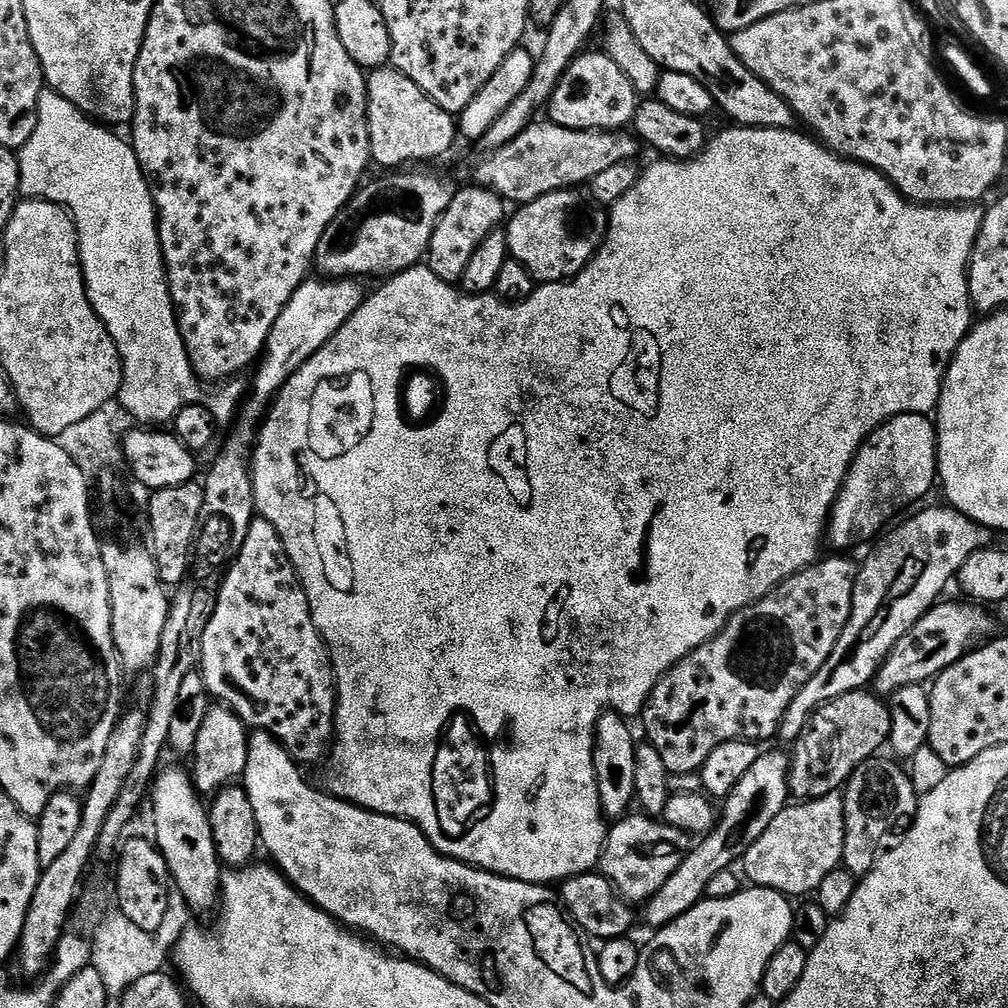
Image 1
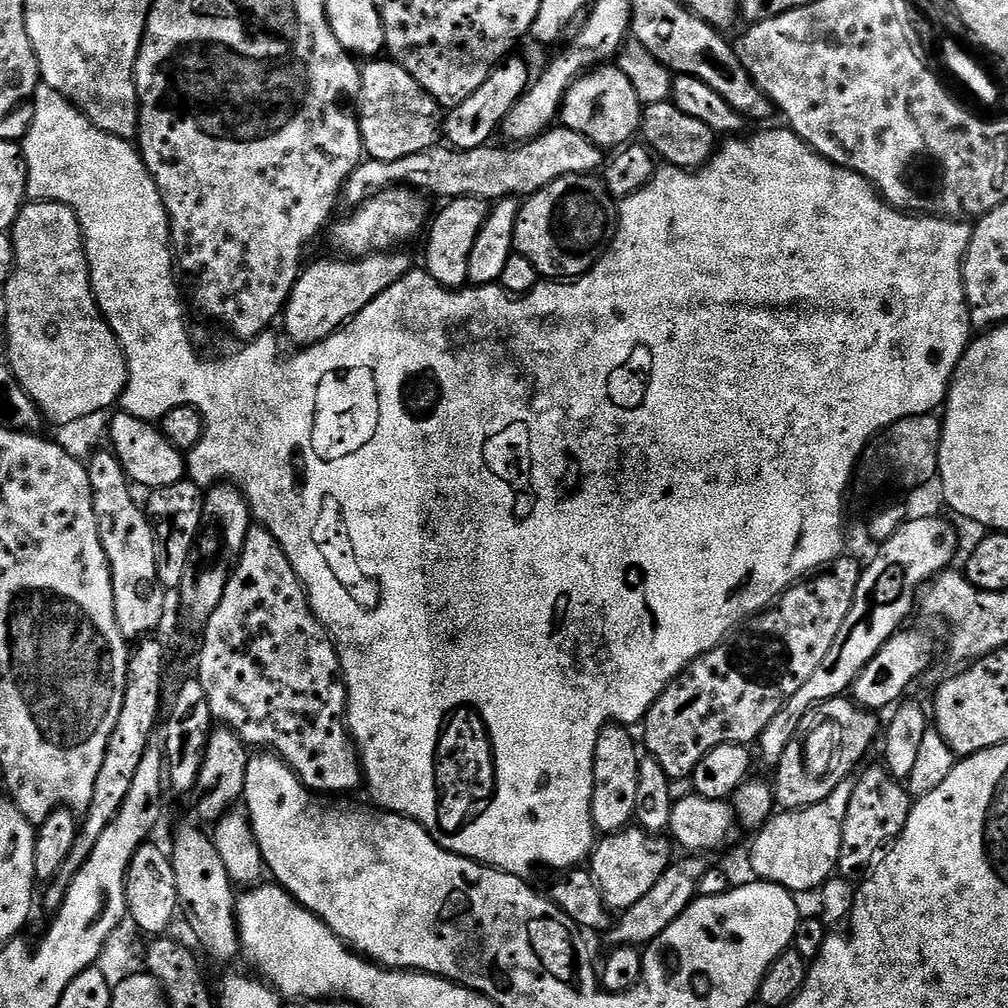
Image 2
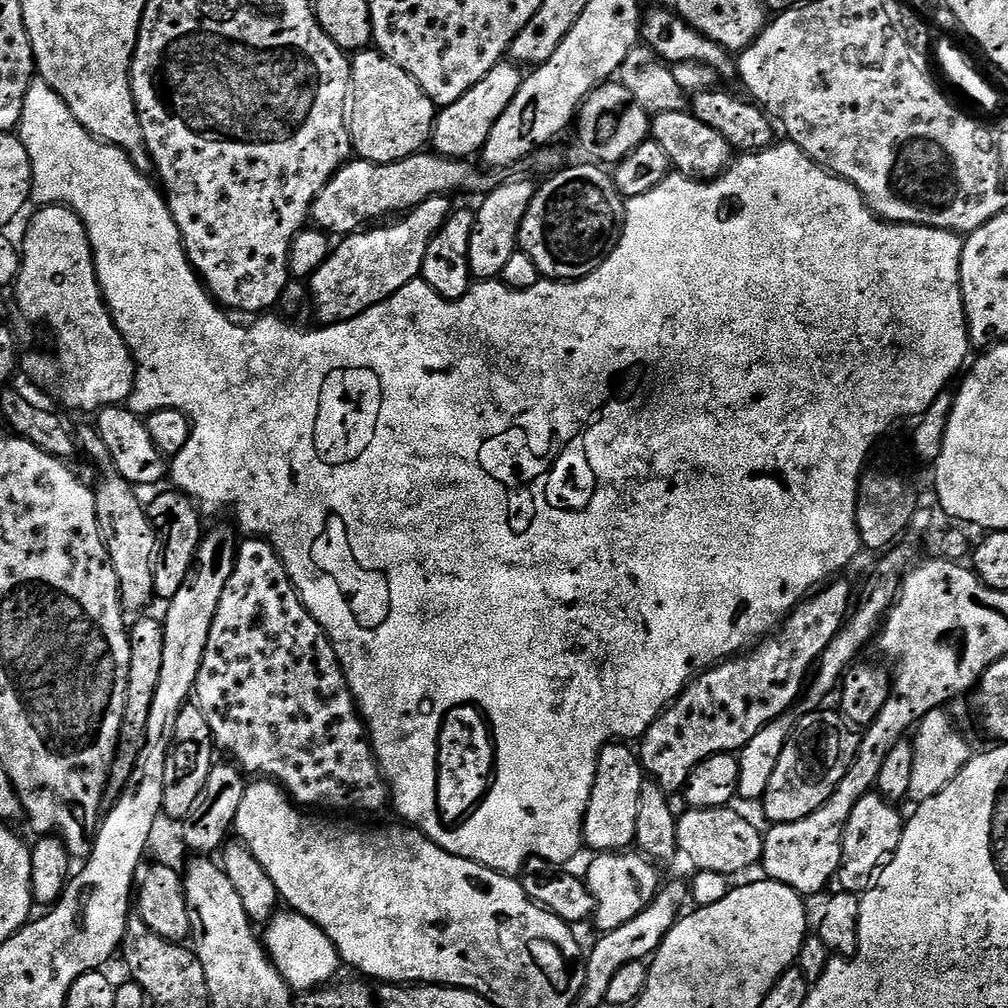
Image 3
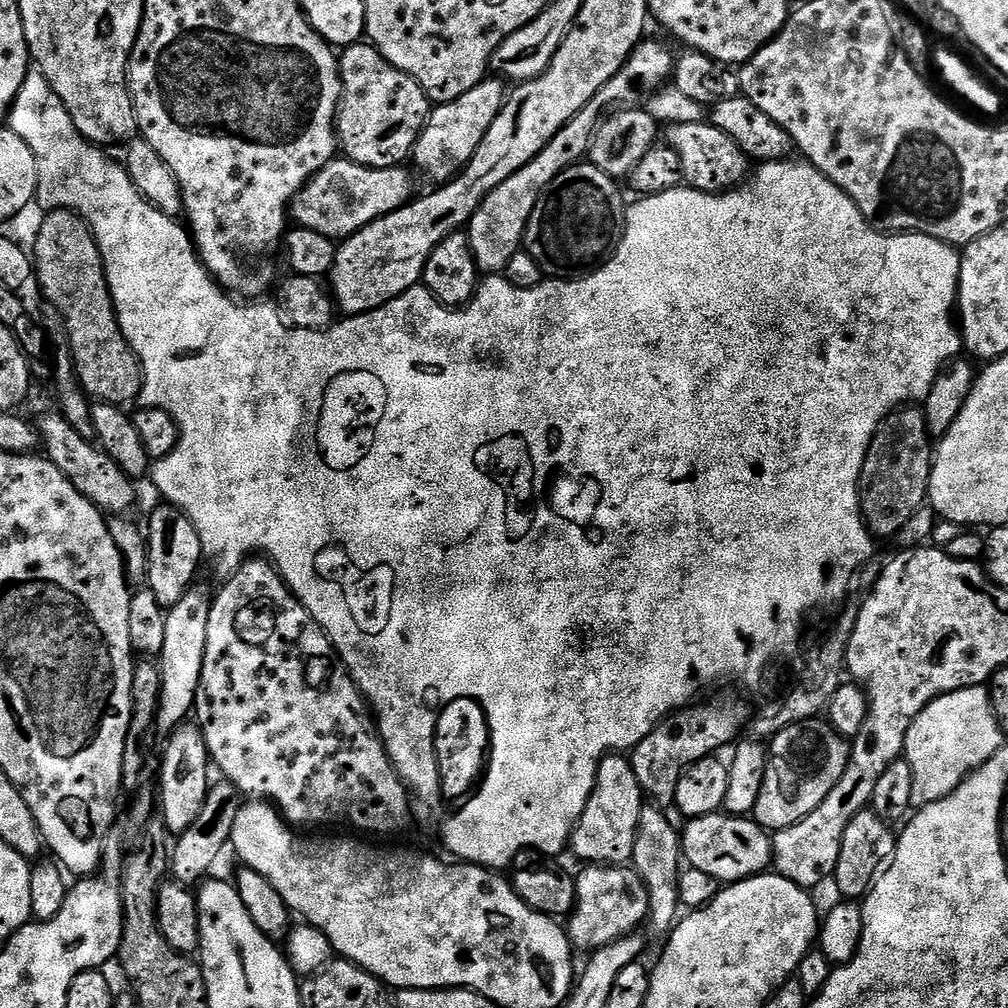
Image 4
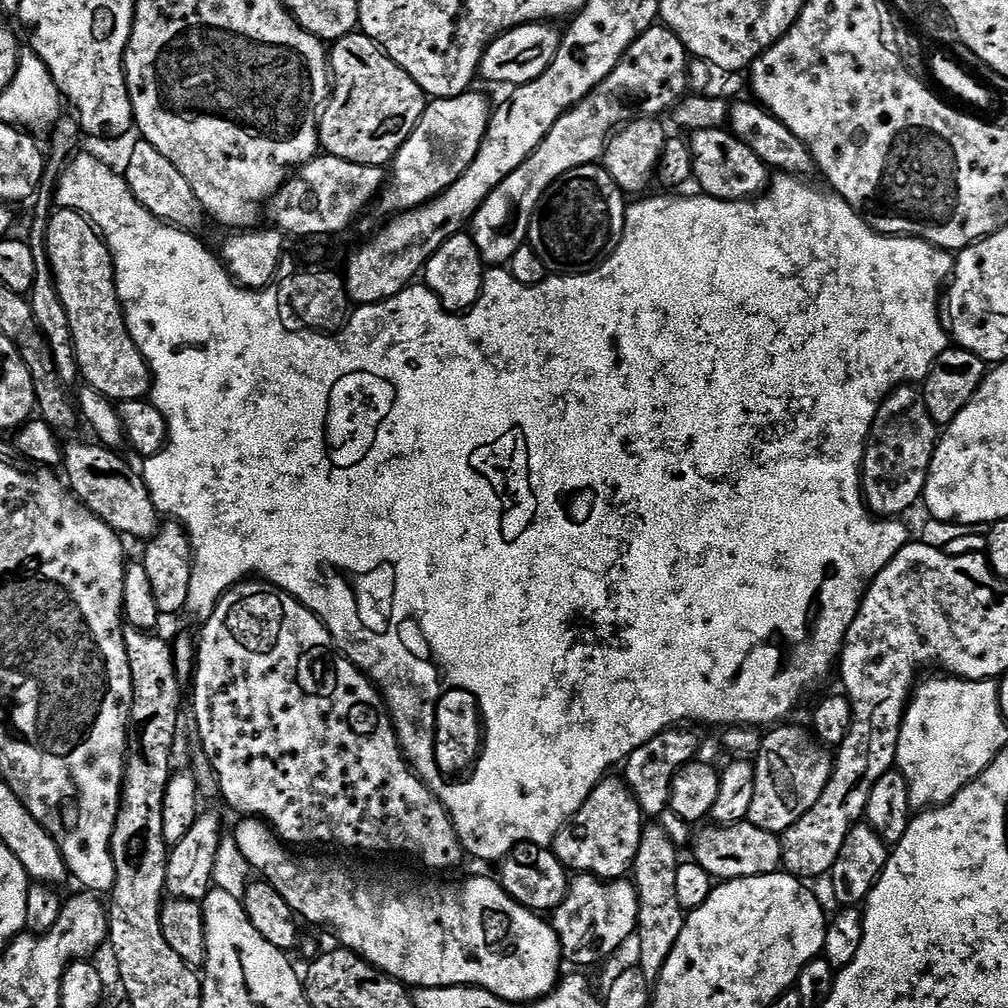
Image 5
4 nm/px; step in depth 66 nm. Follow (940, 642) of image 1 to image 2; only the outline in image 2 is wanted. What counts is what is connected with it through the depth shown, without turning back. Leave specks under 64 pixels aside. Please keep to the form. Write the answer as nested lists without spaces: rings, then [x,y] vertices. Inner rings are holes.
[[[920,628],[908,631],[895,632],[884,643],[882,650],[878,650],[878,654],[874,654],[870,662],[866,662],[866,666],[853,682],[850,696],[861,708],[866,708],[873,714],[879,713],[879,708],[891,709],[897,702],[905,699],[904,691],[911,686],[912,680],[918,679],[931,666],[932,659],[936,656],[935,638]]]

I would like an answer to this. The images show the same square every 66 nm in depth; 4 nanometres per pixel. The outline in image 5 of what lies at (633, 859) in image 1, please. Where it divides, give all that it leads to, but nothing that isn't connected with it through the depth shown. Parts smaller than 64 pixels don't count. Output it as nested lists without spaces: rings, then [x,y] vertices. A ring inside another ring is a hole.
[[[577,875],[568,885],[568,893],[555,912],[551,913],[550,923],[558,934],[560,950],[565,961],[577,964],[577,969],[588,970],[591,964],[596,964],[599,960],[604,960],[607,956],[612,956],[628,939],[636,936],[638,926],[638,910],[640,909],[640,899],[636,893],[636,886],[631,879],[622,880],[599,880],[596,876]]]

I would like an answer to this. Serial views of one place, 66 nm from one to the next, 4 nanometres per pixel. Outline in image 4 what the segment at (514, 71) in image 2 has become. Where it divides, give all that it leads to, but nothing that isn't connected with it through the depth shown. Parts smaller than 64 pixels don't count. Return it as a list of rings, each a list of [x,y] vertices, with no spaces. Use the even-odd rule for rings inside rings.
[[[486,78],[474,90],[462,94],[462,98],[451,100],[448,104],[436,104],[428,113],[424,129],[416,140],[414,161],[435,182],[447,182],[460,175],[464,165],[468,163],[482,138],[486,138],[486,130],[498,118],[504,109],[506,99],[505,81],[500,78]]]

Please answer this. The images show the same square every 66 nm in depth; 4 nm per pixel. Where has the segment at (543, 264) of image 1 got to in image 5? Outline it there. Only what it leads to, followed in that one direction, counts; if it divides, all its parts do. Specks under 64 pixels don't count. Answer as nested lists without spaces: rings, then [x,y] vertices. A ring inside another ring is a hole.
[[[599,163],[570,170],[540,200],[527,243],[546,262],[549,273],[557,276],[581,276],[598,270],[618,250],[624,237],[626,196],[614,178]]]

